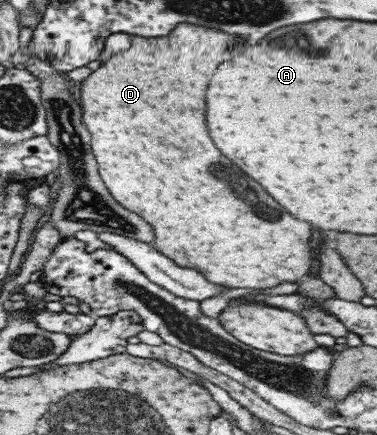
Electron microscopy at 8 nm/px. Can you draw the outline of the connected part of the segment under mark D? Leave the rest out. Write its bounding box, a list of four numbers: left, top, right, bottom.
[79,23,314,289]

